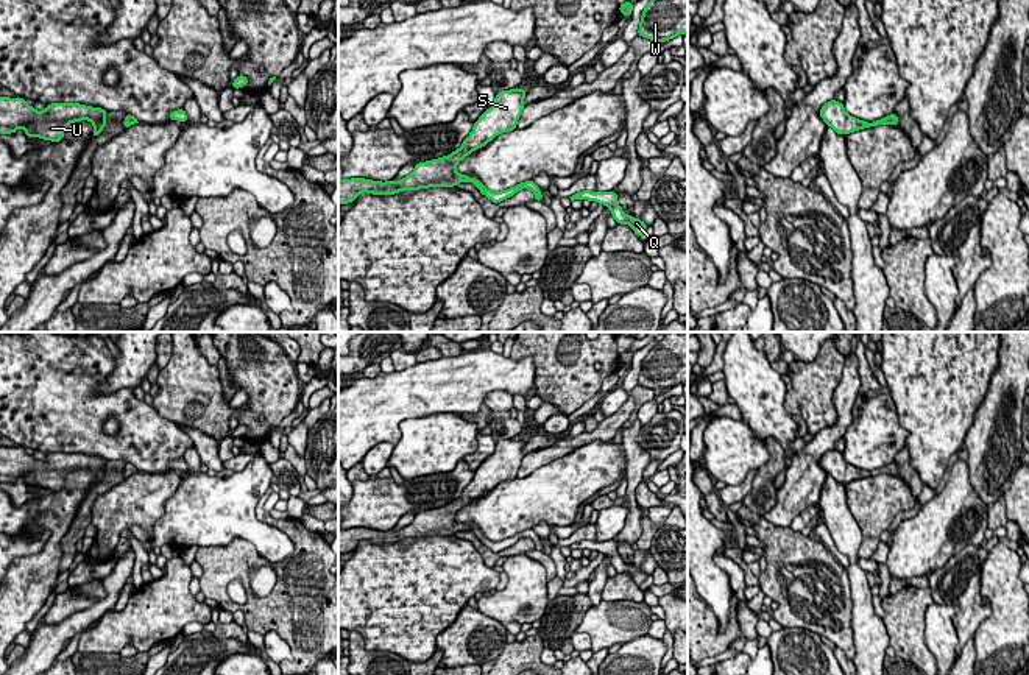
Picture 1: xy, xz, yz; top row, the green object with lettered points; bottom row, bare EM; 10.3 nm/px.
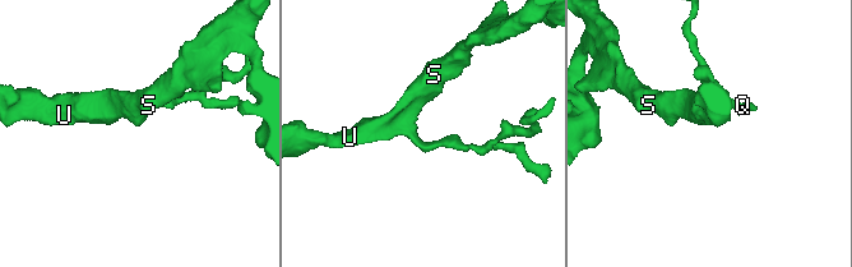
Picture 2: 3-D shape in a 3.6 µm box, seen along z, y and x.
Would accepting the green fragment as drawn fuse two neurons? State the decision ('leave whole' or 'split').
leave whole

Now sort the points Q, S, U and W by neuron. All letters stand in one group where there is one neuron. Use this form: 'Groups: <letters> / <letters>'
Groups: Q S U W

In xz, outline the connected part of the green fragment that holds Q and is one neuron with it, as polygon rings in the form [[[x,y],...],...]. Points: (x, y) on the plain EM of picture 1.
[[[583,539],[580,542],[574,542],[569,547],[571,547],[571,550],[574,550],[574,549],[582,549],[582,550],[583,549],[589,549],[589,550],[597,550],[599,553],[608,555],[611,564],[616,569],[616,572],[619,572],[619,574],[622,574],[622,572],[630,574],[638,586],[641,586],[644,583],[644,580],[647,578],[647,574],[644,571],[641,571],[639,567],[627,564],[621,558],[621,555],[617,552],[617,544],[616,544],[614,539],[611,539],[611,541],[589,541],[589,539]]]

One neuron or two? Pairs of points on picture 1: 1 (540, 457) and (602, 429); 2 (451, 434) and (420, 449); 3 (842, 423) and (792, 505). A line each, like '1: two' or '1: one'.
1: one
2: one
3: one

